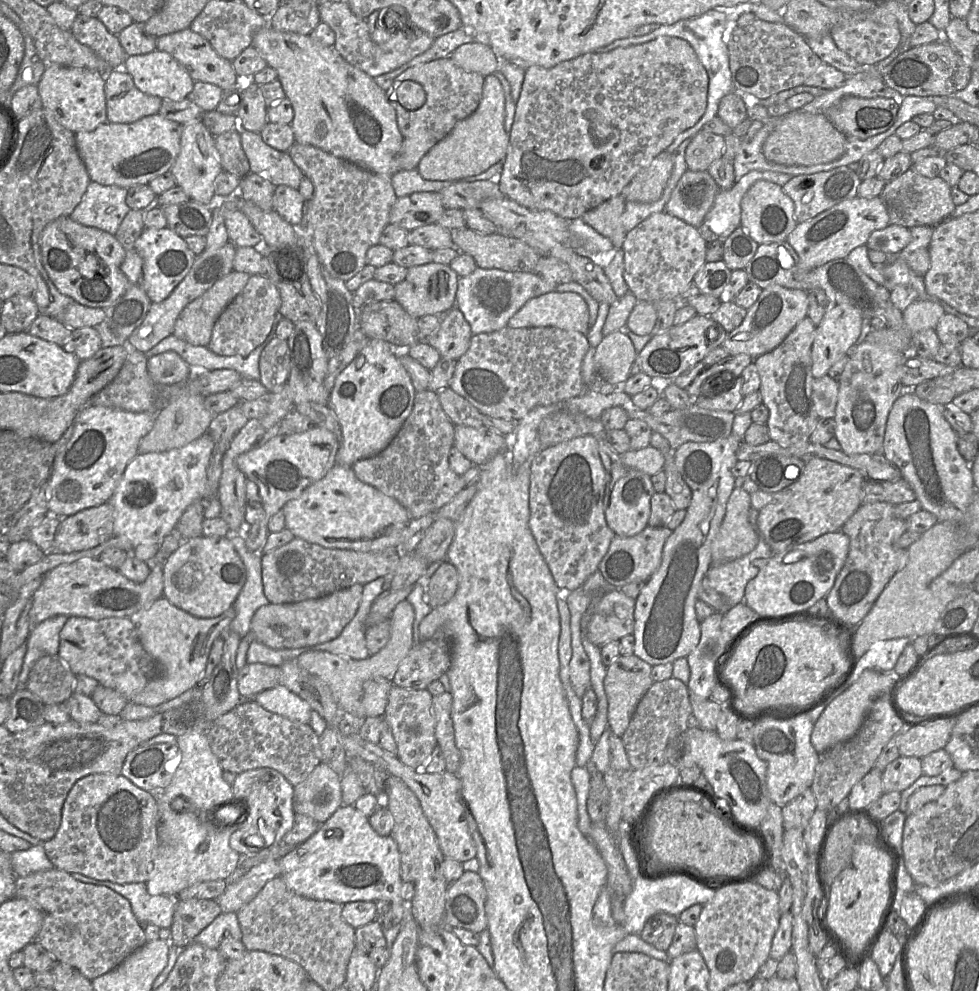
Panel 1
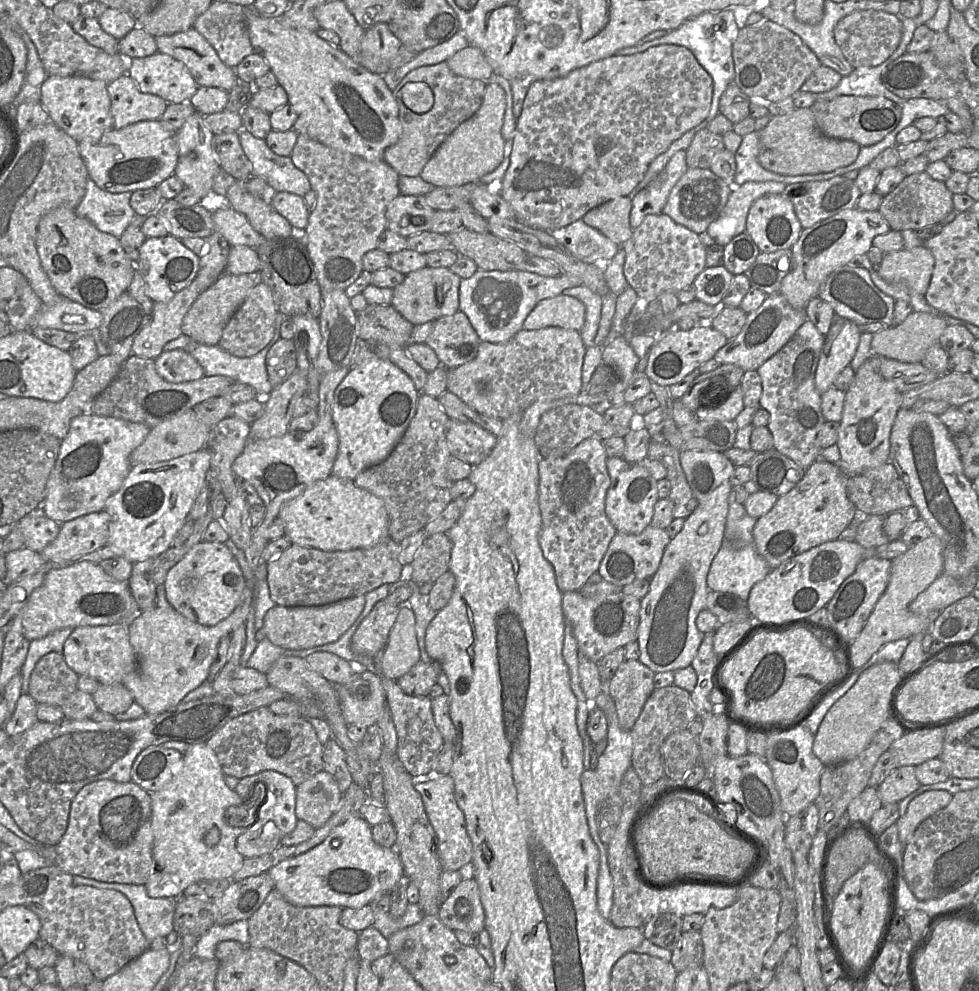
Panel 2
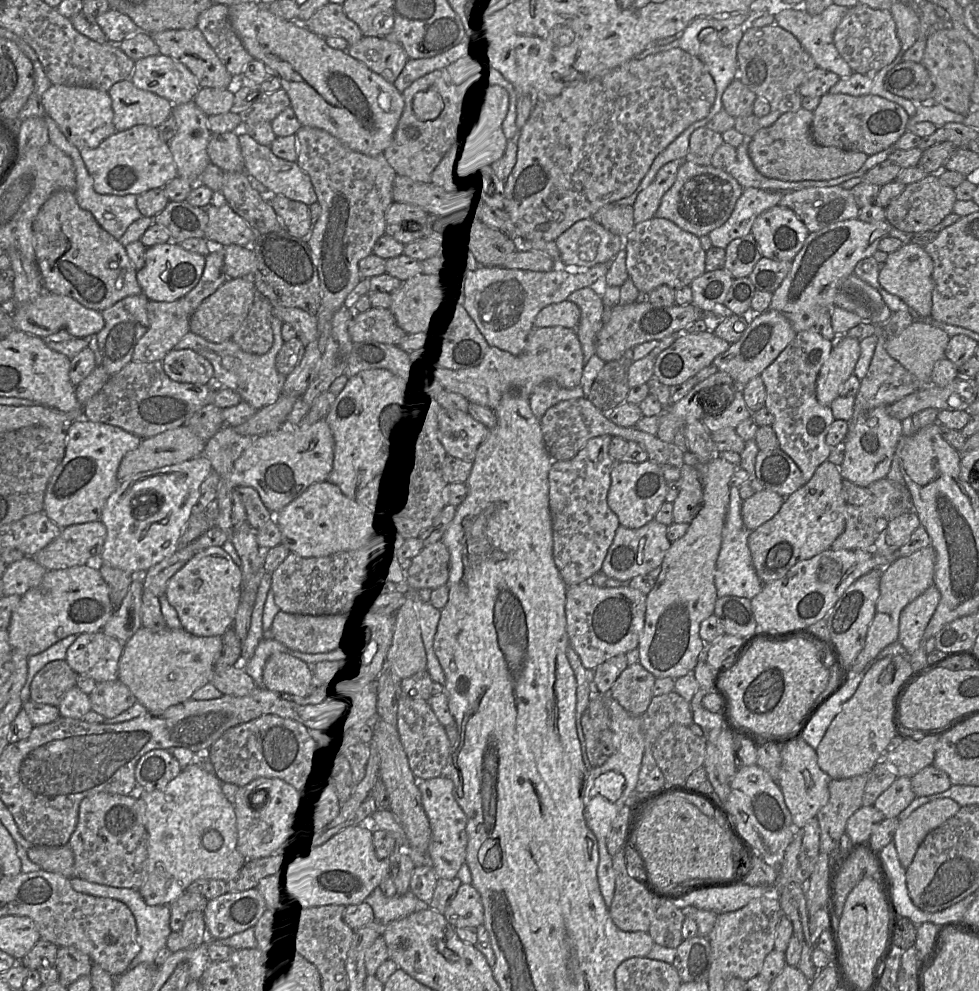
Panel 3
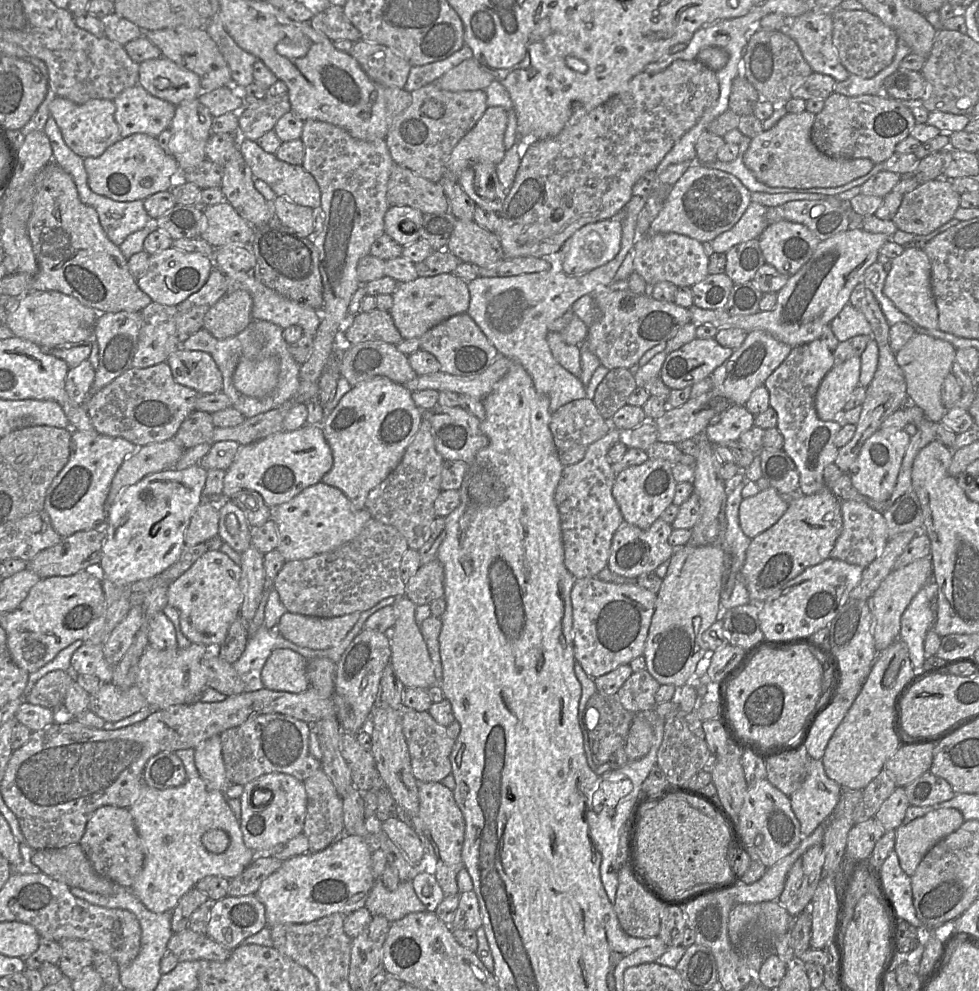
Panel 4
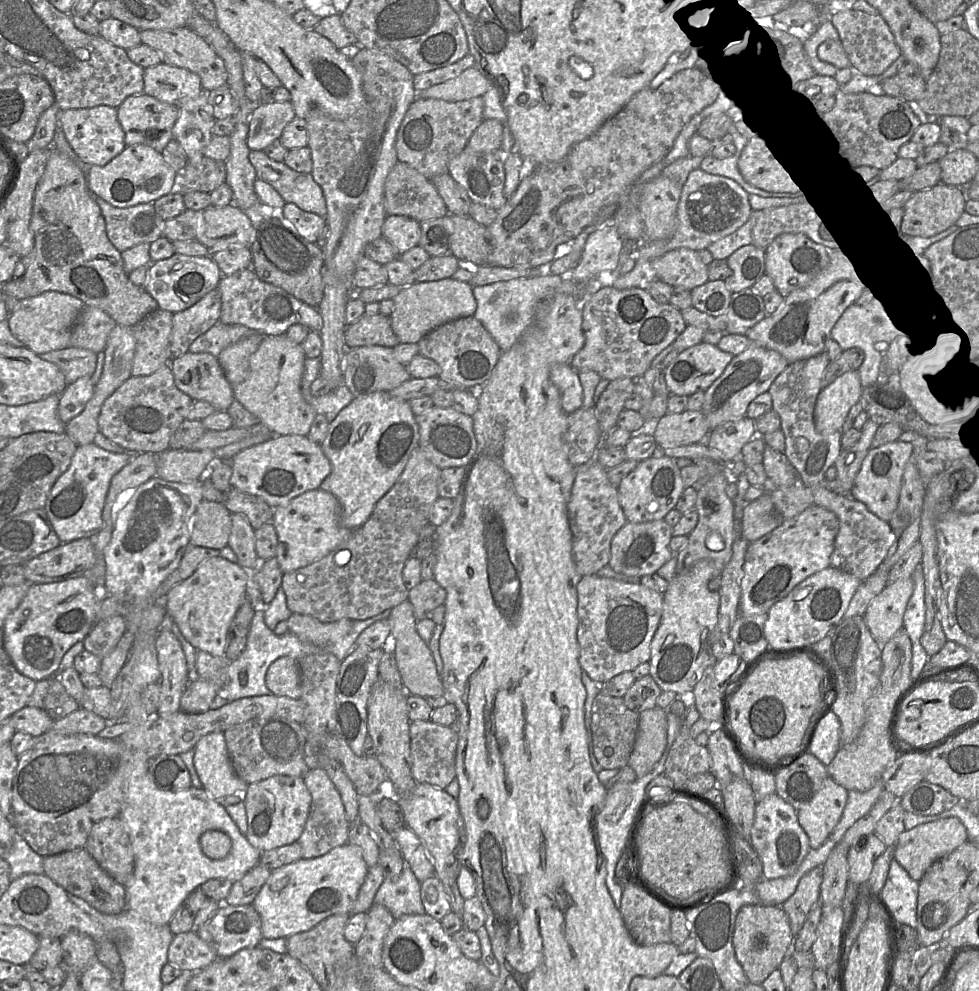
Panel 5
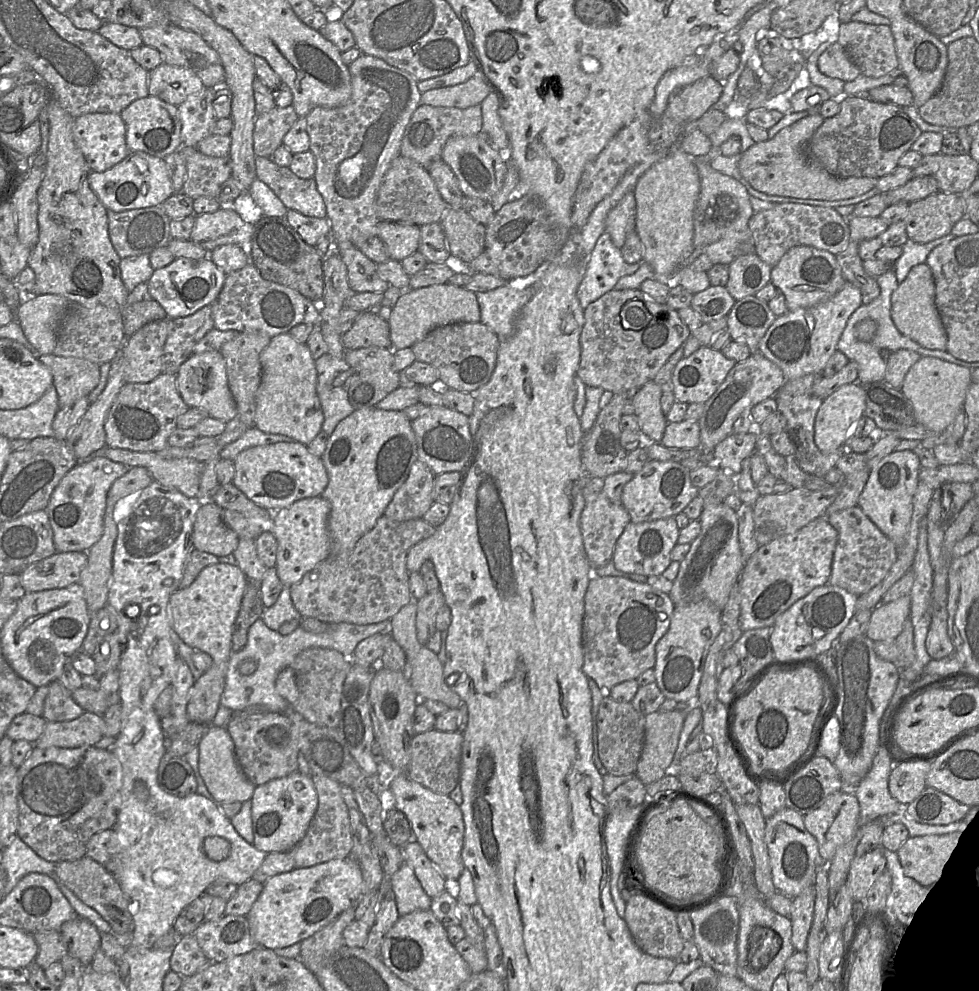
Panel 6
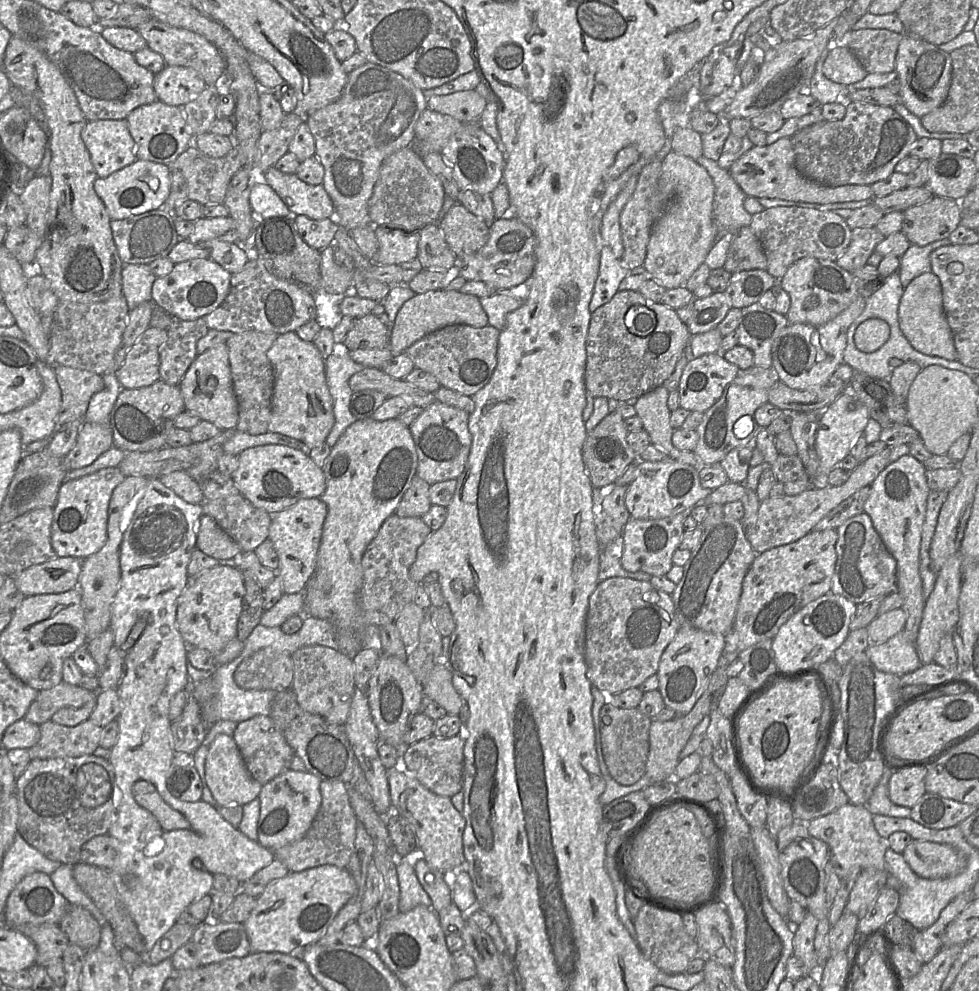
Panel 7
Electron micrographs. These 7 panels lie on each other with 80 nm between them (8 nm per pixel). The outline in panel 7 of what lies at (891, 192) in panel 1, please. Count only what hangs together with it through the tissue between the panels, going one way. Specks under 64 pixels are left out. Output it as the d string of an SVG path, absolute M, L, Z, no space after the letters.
M933 196L929 201L912 206L903 212L901 231L911 244L925 246L933 241L949 237L961 222L961 207L959 201Z

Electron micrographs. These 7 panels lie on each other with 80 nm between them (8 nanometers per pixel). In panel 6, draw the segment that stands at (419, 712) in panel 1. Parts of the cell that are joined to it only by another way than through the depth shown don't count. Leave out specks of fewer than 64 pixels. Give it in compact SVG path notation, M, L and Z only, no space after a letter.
M432 728L414 734L409 745L407 775L436 793L449 795L459 784L462 741L461 731L444 732Z

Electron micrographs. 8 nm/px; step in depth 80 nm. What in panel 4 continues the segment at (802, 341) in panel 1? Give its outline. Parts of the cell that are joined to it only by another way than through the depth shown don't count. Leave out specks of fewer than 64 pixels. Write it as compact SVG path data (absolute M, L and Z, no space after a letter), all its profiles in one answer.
M817 339L792 348L783 363L766 379L764 384L769 392L770 407L776 411L778 416L777 428L784 439L783 450L798 469L800 475L799 491L802 495L812 495L826 487L823 476L824 469L827 465L835 463L838 456L839 448L835 445L834 440L841 425L837 420L821 420L816 412L816 393L822 380L834 365L833 352L821 339Z

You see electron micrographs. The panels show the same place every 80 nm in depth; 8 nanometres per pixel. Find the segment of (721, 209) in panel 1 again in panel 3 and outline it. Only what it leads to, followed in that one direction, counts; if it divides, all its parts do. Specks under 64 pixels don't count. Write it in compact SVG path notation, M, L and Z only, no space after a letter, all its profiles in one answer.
M744 189L729 219L709 233L712 245L726 249L734 239L751 234L756 218L778 205L781 199L782 193L777 190Z

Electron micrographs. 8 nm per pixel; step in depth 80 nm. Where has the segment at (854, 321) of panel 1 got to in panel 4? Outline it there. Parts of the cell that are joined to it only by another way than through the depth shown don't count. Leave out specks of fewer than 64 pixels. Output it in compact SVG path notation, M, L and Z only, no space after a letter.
M852 357L835 364L816 393L816 412L823 421L837 420L853 390L860 384L861 361Z

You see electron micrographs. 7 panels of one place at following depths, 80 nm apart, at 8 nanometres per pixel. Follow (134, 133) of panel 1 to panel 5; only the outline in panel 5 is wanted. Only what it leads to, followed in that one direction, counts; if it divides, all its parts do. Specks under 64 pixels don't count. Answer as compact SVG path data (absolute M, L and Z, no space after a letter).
M143 145L126 146L104 166L87 166L87 186L94 197L100 197L119 208L152 203L178 189L179 174L163 158L162 153Z

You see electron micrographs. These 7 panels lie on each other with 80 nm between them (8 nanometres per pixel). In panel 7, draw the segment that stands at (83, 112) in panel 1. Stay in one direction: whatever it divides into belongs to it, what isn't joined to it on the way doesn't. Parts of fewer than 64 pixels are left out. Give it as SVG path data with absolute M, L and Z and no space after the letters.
M126 120L88 121L81 137L100 178L108 177L137 159L136 145Z

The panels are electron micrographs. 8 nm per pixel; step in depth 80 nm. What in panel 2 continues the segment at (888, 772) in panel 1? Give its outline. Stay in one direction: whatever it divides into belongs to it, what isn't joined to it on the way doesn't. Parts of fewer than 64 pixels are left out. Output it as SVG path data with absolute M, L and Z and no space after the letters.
M899 766L894 769L878 787L882 805L899 803L916 791L920 783L916 777L915 766Z

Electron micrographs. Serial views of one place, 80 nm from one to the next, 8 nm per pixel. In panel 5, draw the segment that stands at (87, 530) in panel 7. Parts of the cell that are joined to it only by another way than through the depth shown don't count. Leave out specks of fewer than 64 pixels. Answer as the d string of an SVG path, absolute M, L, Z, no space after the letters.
M94 442L76 447L69 467L54 483L43 508L61 543L92 538L99 532L110 481L133 455L129 451L109 452Z

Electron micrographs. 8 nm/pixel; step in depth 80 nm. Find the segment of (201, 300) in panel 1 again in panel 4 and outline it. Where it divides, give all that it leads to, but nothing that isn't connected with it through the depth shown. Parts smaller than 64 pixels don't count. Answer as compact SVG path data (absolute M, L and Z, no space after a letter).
M230 289L204 316L203 329L217 339L232 337L253 321L252 298L243 289Z

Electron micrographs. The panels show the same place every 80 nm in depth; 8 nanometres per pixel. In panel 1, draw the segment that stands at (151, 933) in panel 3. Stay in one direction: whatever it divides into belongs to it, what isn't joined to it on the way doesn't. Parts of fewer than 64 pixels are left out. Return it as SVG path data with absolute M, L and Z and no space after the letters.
M80 873L70 874L76 880L106 886L125 897L141 925L153 924L158 928L171 928L177 897L150 895L144 882L118 884L108 880L97 880Z

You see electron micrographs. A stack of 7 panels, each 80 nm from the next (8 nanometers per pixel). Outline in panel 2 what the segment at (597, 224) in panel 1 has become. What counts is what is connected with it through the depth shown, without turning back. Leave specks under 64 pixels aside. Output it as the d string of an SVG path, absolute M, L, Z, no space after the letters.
M621 196L592 208L582 220L618 246L622 246L633 233L629 220L631 208L630 197Z

